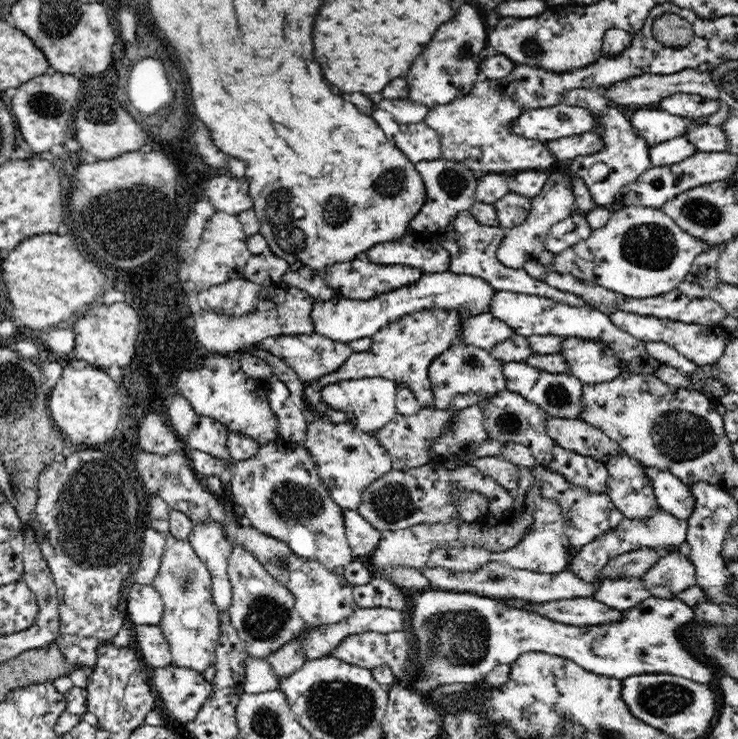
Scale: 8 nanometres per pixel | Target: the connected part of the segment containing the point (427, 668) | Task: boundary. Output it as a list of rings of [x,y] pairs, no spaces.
[[[449,589],[414,592],[412,596],[412,632],[416,638],[418,668],[420,678],[414,682],[414,690],[426,695],[424,690],[434,690],[436,686],[450,684],[481,685],[489,672],[500,664],[512,665],[526,652],[544,652],[569,658],[589,672],[622,680],[630,676],[665,673],[708,685],[716,678],[714,668],[708,662],[698,662],[698,656],[690,654],[686,648],[686,632],[697,615],[692,607],[677,598],[650,597],[632,608],[621,612],[621,621],[590,626],[562,624],[550,620],[535,611],[518,610],[503,606],[499,598],[482,598],[474,593],[450,592]]]

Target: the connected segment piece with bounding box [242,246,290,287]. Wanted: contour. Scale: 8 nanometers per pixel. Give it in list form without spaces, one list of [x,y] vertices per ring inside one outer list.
[[[268,246],[268,252],[252,254],[248,258],[242,277],[263,287],[274,287],[289,267],[286,261],[274,255]]]

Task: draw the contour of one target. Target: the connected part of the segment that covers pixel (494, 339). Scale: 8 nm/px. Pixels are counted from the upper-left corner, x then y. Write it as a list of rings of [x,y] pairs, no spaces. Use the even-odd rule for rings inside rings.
[[[488,312],[465,318],[465,330],[460,342],[489,351],[495,344],[508,340],[516,332],[506,322],[498,320],[492,312]]]

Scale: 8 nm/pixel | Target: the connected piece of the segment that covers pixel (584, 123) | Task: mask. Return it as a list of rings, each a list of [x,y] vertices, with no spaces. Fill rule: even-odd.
[[[562,102],[553,107],[535,108],[534,110],[522,112],[522,115],[518,118],[518,124],[514,124],[514,131],[529,137],[530,140],[540,142],[564,139],[590,132],[596,128],[596,120],[594,120],[589,110],[578,105],[570,106]]]

